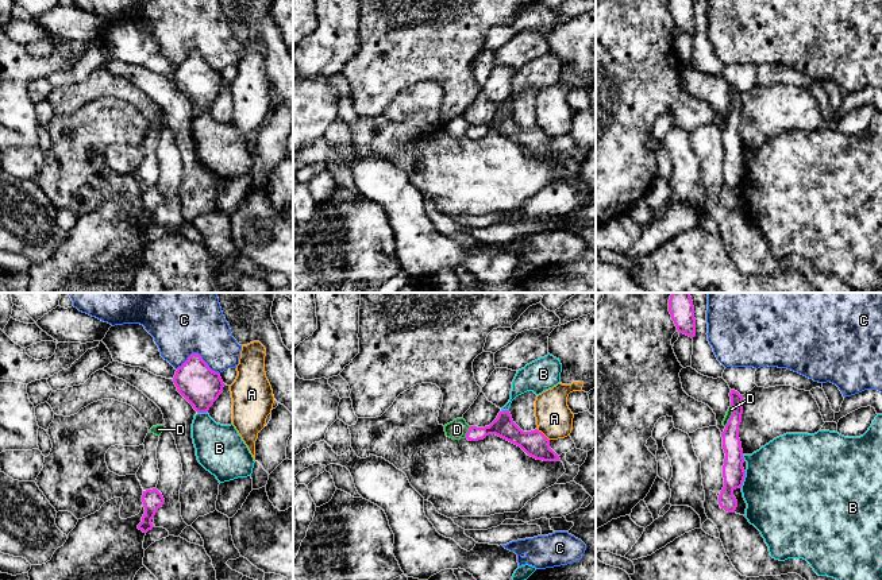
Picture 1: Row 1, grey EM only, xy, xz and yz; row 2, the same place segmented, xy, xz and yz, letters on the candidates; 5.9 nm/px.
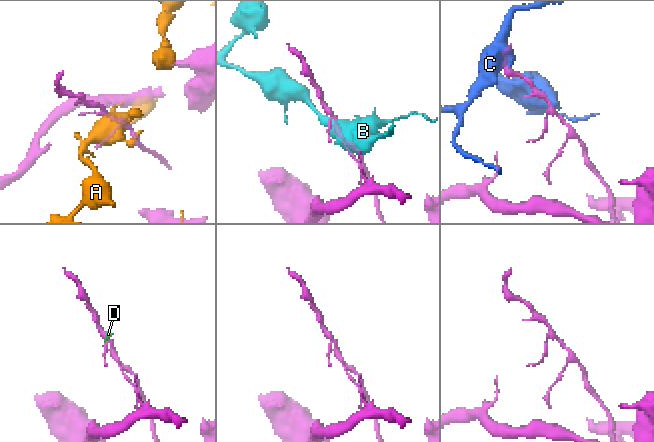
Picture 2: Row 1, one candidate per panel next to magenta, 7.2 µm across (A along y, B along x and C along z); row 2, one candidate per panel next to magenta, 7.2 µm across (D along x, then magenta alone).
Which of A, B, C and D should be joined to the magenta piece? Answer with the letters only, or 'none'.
none

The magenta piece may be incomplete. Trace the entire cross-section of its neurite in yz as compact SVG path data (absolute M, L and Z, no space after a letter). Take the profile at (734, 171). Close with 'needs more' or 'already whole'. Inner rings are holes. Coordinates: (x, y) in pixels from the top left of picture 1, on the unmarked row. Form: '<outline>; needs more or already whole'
M731 88L729 94L733 109L721 131L725 156L723 163L724 185L719 193L719 202L725 209L735 210L737 198L733 194L733 189L742 186L746 175L746 169L743 166L743 147L739 136L739 123L743 112L743 93Z; already whole

